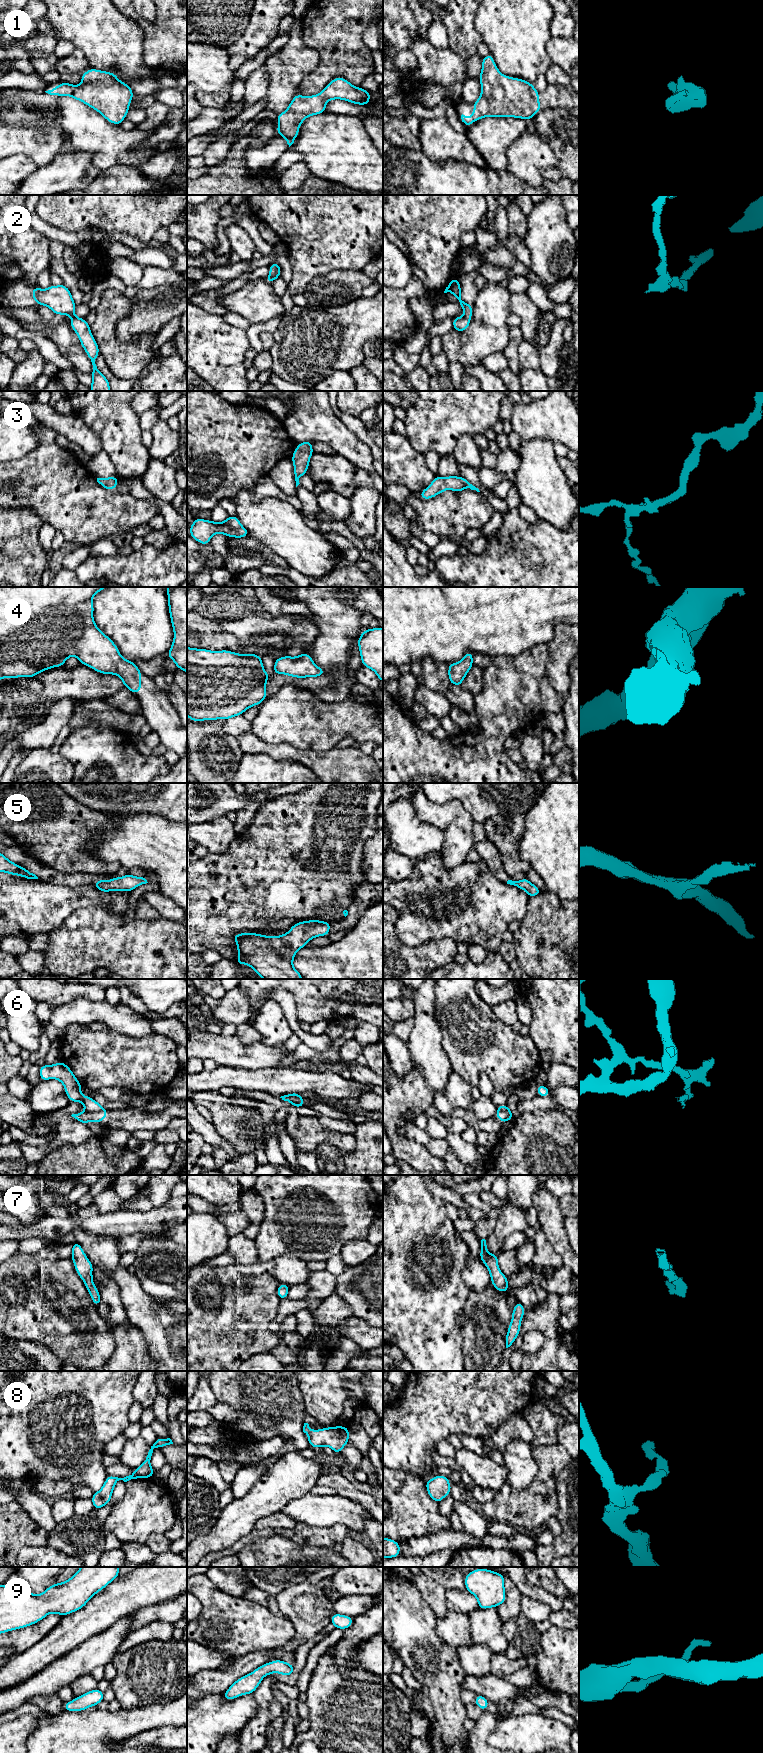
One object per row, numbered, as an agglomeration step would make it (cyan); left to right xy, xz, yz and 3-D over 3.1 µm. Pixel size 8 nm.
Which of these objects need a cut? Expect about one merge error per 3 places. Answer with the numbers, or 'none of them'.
6

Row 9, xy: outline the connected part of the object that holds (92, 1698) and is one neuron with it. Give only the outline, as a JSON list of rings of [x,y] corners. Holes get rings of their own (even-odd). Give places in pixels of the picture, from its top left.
[[[98,1688],[75,1697],[71,1702],[64,1702],[64,1708],[69,1712],[83,1711],[88,1707],[97,1706],[104,1699],[104,1693]]]

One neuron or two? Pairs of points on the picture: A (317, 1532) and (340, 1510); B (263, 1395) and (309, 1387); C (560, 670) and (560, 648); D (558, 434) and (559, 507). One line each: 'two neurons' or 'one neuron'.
A: two neurons
B: two neurons
C: one neuron
D: two neurons

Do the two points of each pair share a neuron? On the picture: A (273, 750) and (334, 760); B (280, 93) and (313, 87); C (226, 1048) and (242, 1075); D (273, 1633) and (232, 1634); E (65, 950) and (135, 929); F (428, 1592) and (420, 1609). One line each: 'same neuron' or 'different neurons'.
A: same neuron
B: different neurons
C: different neurons
D: same neuron
E: same neuron
F: different neurons

